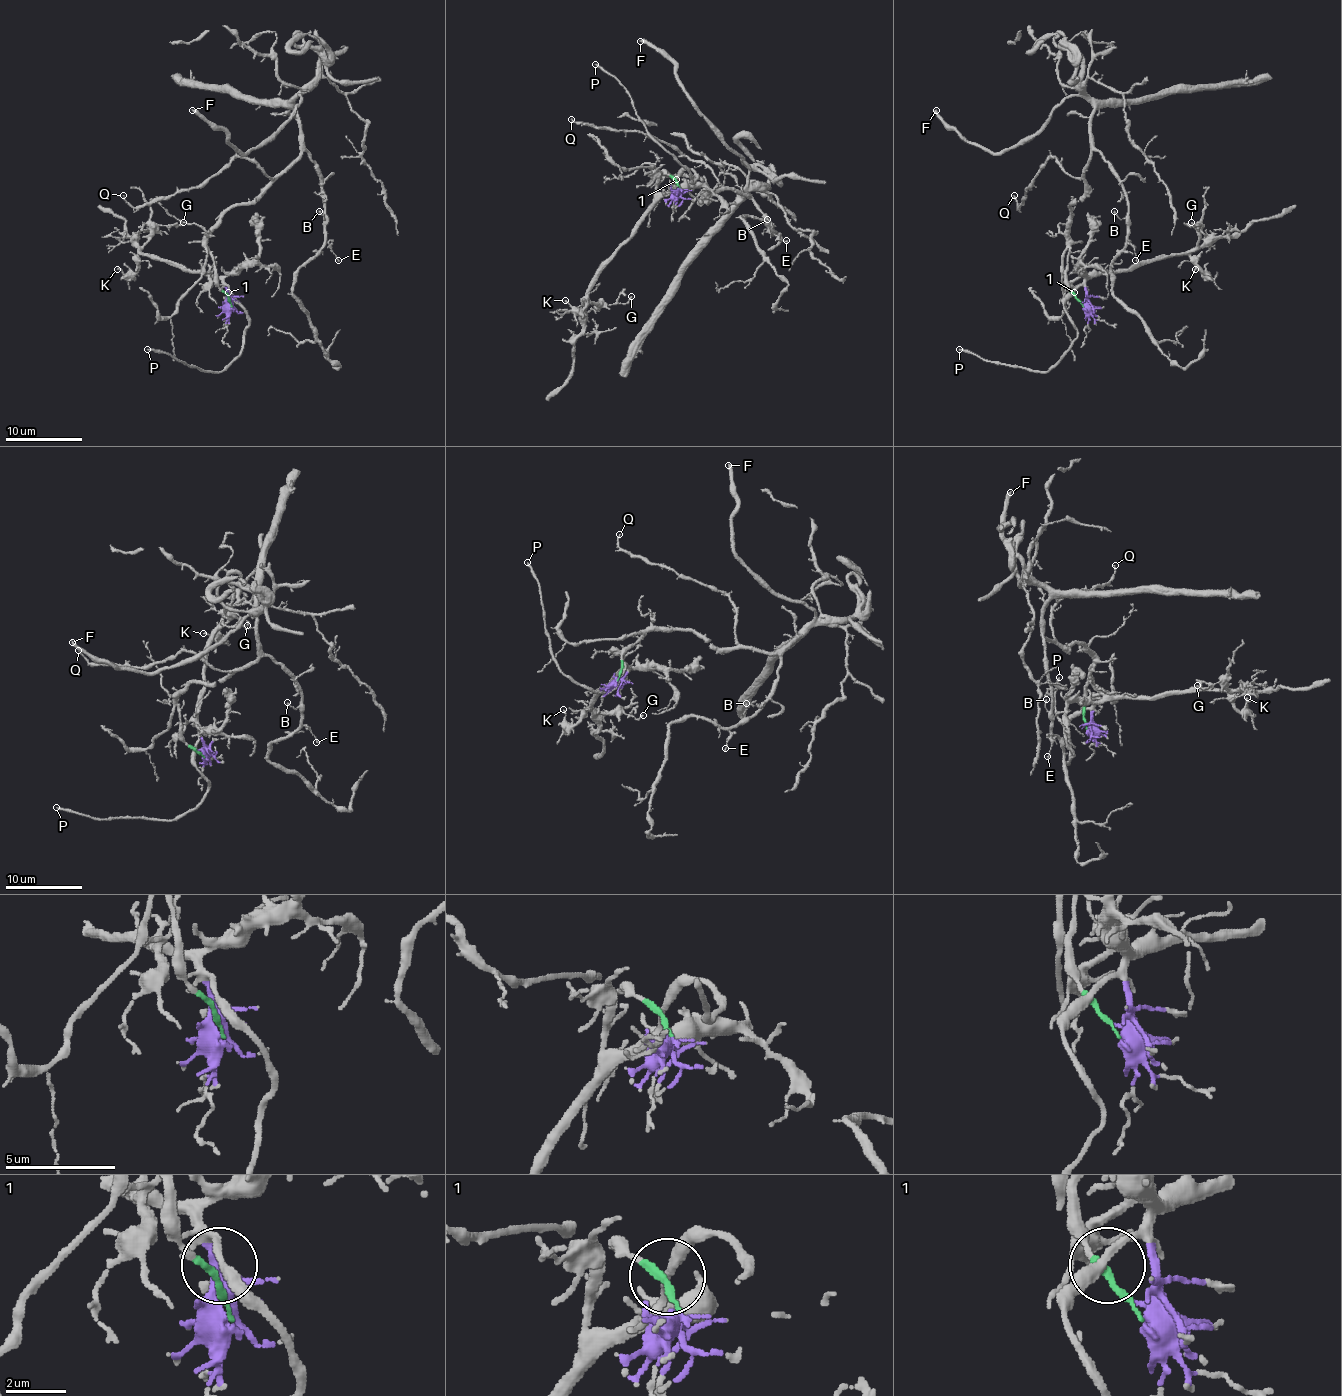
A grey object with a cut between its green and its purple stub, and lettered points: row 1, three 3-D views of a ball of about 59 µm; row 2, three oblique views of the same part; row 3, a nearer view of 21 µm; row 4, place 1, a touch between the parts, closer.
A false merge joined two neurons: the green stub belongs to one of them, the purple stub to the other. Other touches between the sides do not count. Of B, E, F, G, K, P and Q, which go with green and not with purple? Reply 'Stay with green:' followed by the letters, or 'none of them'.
Stay with green: B, E, F, Q

